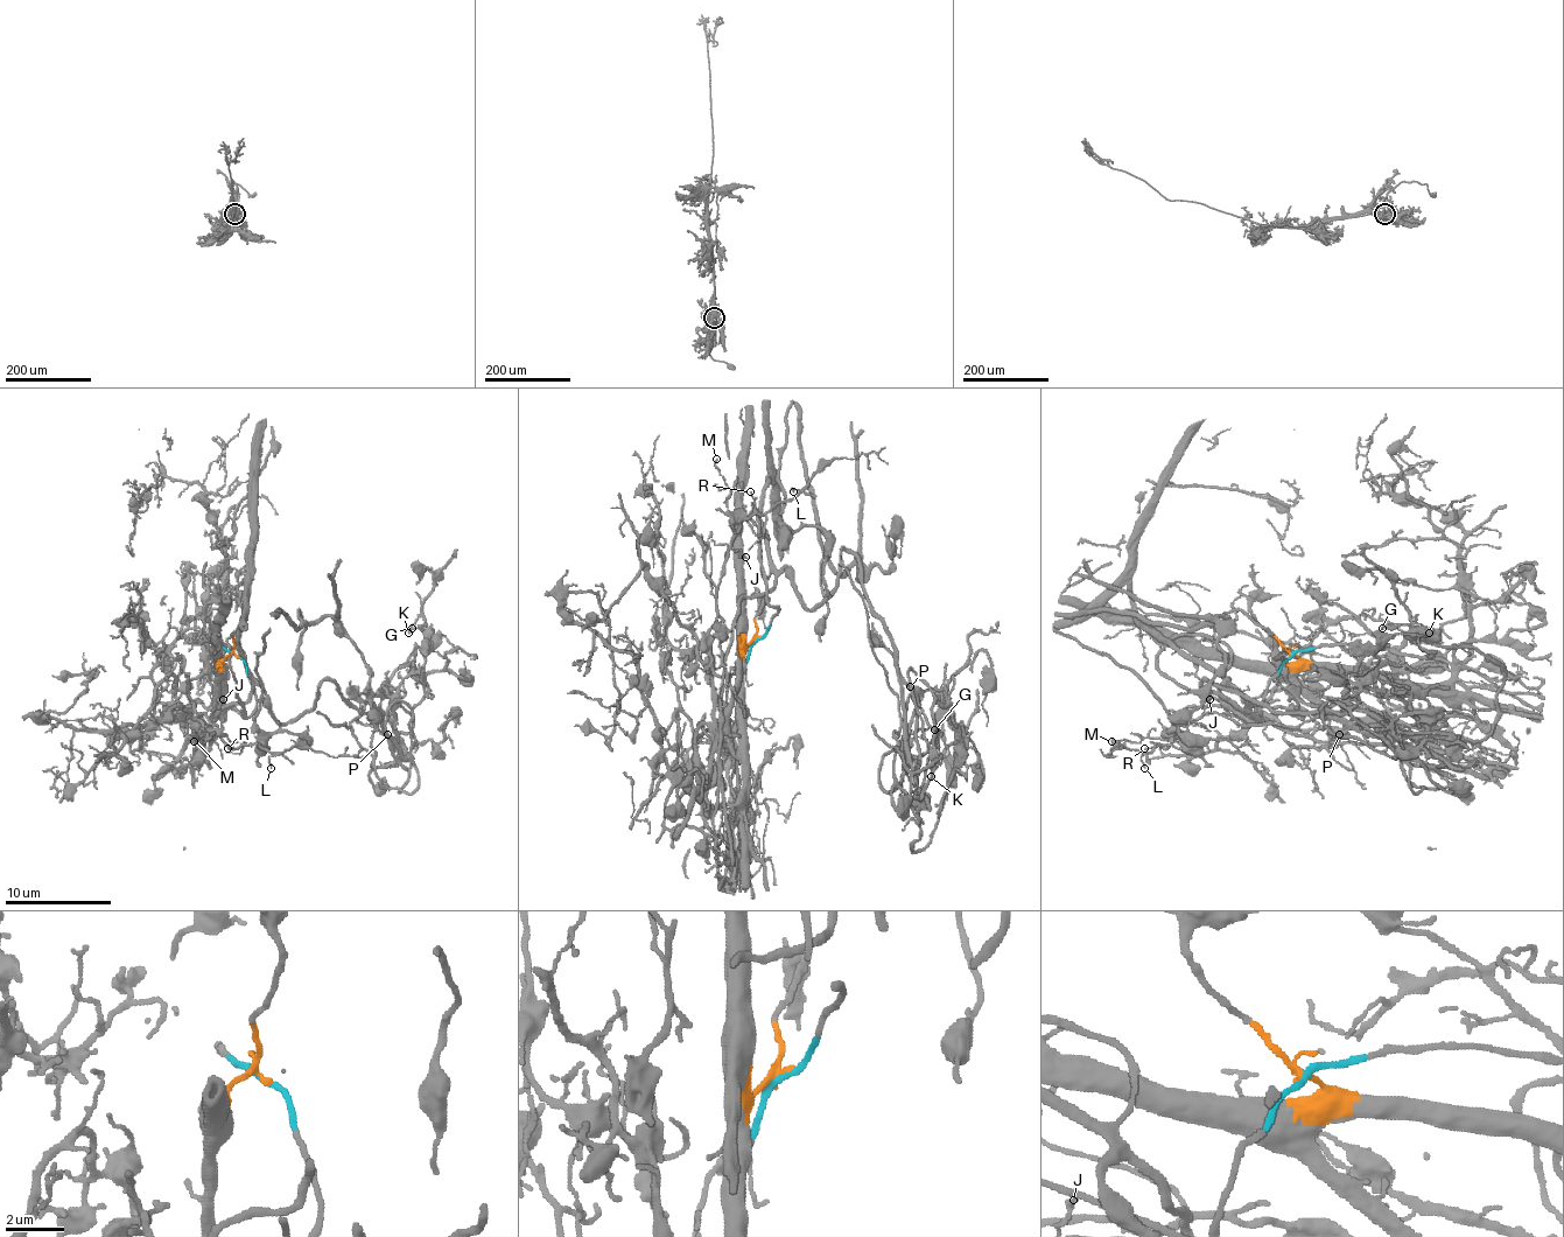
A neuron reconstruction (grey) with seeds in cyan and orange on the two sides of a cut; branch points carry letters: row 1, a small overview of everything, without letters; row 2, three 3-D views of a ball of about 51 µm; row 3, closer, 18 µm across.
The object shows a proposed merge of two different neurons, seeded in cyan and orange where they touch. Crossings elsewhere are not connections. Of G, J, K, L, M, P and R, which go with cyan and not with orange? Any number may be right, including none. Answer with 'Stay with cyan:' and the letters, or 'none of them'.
Stay with cyan: G, K, P

